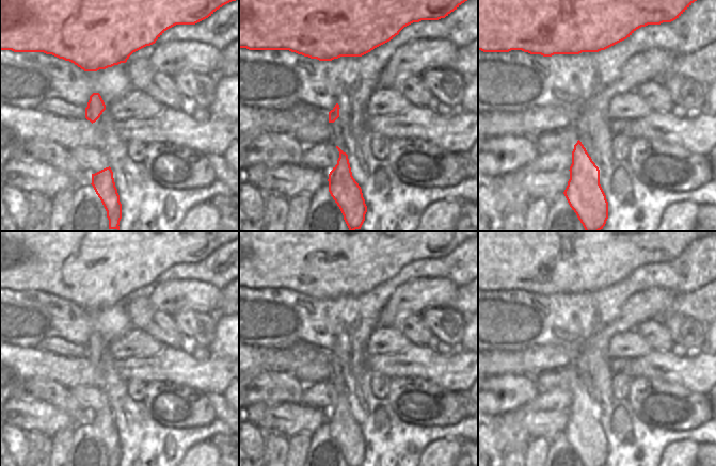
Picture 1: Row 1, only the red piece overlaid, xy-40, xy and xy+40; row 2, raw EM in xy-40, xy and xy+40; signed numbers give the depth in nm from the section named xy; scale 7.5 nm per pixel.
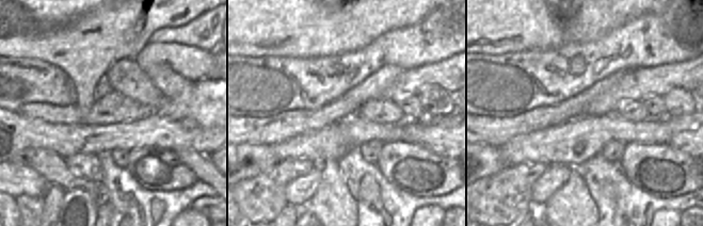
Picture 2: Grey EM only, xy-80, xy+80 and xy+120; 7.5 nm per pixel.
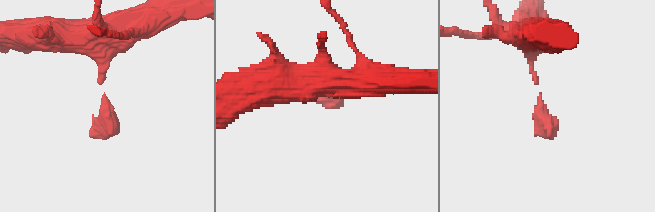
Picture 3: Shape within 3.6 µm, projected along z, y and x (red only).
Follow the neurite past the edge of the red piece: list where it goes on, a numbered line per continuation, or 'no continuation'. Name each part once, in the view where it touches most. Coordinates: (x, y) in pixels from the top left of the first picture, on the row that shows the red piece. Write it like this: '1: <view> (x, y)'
no continuation

